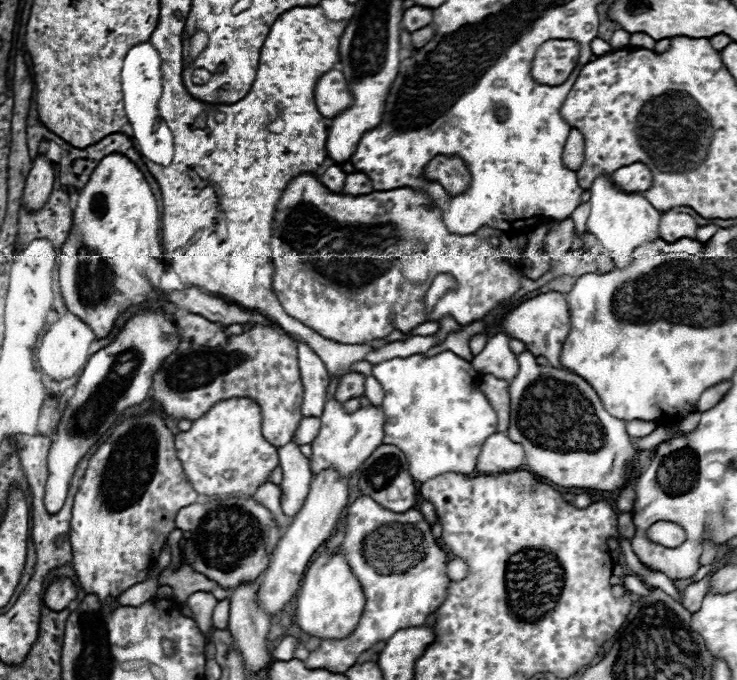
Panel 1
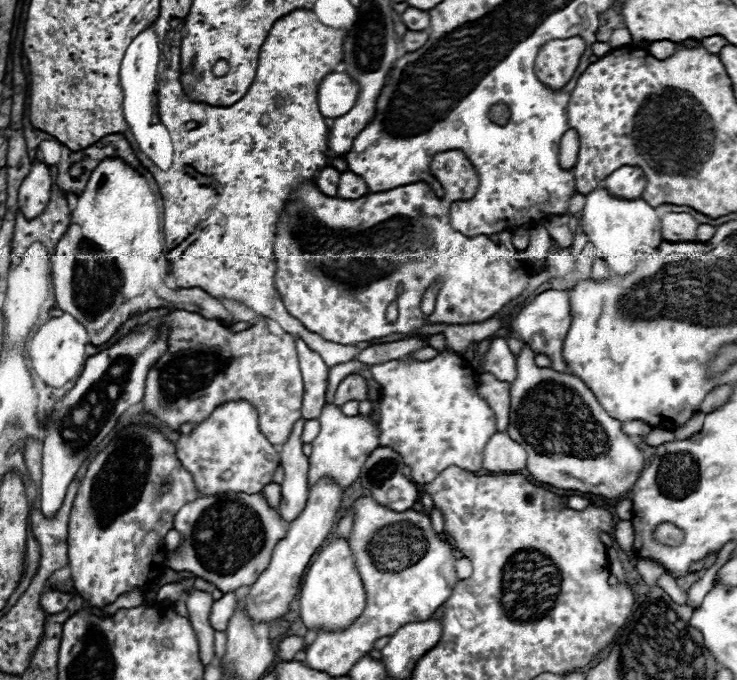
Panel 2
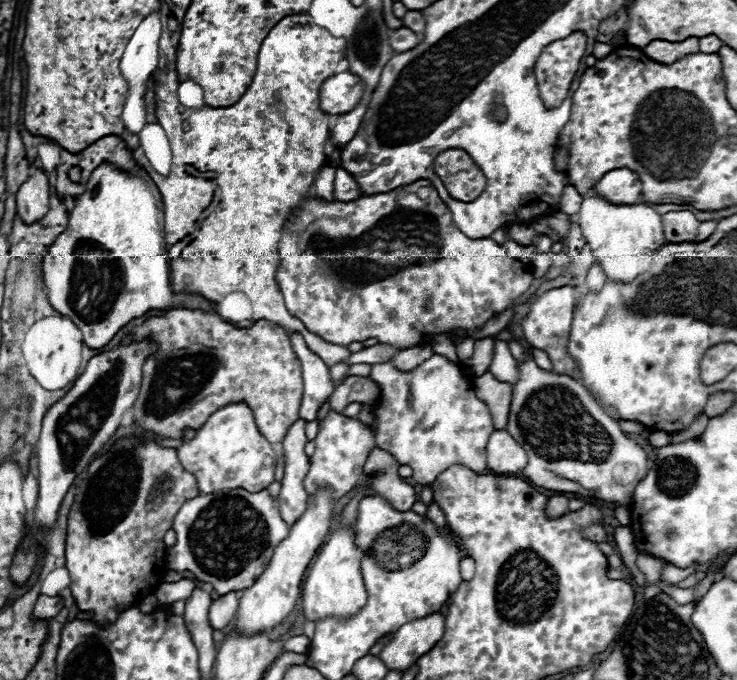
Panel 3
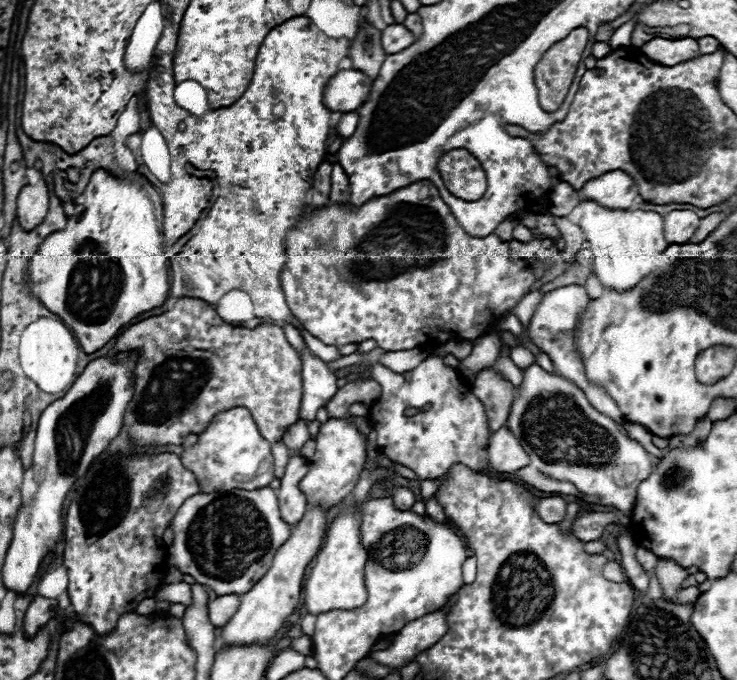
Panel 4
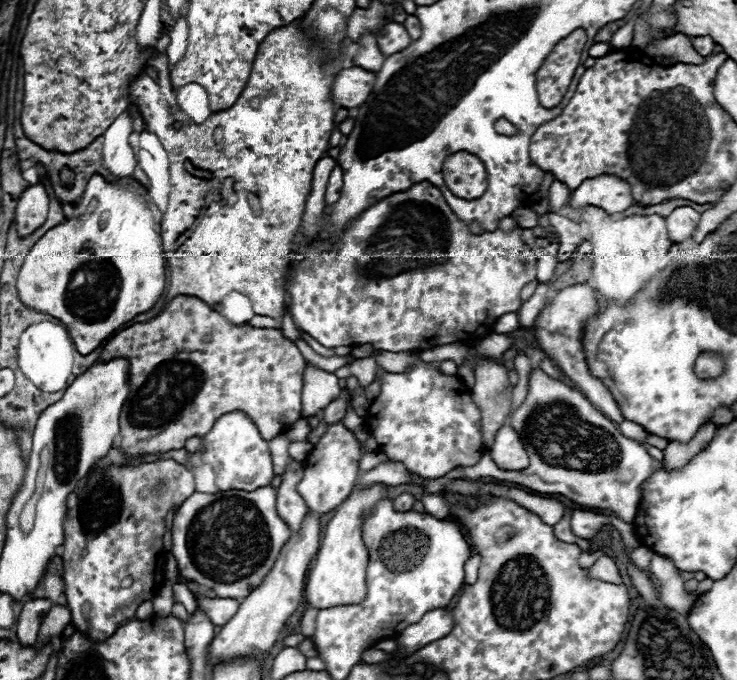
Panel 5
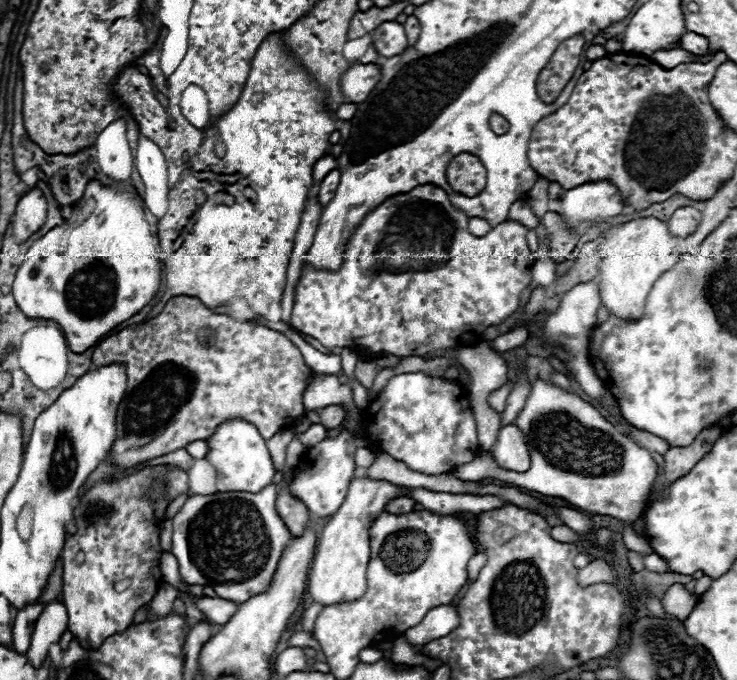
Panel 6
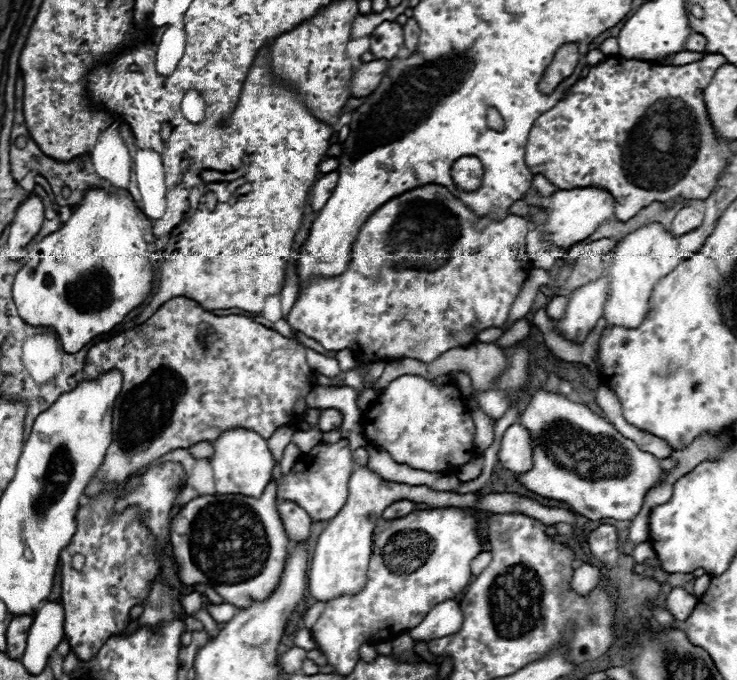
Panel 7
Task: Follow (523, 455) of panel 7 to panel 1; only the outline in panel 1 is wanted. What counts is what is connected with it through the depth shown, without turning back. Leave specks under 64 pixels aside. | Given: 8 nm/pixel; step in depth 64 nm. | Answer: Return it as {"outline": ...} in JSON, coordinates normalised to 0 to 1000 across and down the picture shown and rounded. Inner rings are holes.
{"outline":[[[670,635],[662,641],[651,659],[646,676],[646,694],[651,697],[681,697],[703,691],[711,682],[711,662],[706,653],[695,650],[684,635]]]}

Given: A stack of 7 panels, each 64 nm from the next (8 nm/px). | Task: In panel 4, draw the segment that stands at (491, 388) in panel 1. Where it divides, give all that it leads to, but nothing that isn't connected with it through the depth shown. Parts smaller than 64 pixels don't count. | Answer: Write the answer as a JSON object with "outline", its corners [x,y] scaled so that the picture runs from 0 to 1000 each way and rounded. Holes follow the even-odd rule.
{"outline":[[[657,541],[646,553],[643,571],[654,574],[654,582],[649,582],[649,588],[659,600],[665,635],[673,635],[681,626],[687,626],[687,618],[697,591],[697,568],[687,562],[678,550],[673,550],[668,541]]]}

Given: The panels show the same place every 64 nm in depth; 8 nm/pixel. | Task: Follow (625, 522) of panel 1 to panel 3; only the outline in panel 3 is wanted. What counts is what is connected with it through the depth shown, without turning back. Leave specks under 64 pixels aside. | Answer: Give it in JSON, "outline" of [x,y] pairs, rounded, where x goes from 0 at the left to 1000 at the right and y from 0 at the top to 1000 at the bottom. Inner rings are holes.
{"outline":[[[839,774],[833,779],[833,794],[836,794],[836,803],[841,809],[841,818],[847,824],[847,829],[855,835],[855,841],[860,844],[860,853],[866,859],[874,862],[874,847],[866,841],[863,835],[863,818],[866,818],[866,809],[863,809],[863,800],[860,800],[860,785],[858,785],[858,776],[855,774]]]}

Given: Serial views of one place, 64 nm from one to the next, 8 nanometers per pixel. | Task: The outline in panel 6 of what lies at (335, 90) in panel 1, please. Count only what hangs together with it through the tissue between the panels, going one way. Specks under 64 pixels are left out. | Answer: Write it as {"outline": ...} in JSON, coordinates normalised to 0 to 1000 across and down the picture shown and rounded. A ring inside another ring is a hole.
{"outline":[[[478,94],[461,115],[461,132],[467,150],[488,153],[499,144],[516,118],[516,100],[507,94]]]}

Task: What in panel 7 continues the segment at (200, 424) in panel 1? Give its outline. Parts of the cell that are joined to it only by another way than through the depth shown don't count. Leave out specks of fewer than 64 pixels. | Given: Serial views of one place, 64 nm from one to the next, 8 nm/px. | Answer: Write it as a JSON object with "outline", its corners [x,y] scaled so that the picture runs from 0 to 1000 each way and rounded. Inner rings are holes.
{"outline":[[[312,629],[299,644],[288,650],[290,671],[285,682],[290,688],[293,724],[296,726],[331,726],[331,729],[353,729],[361,712],[369,706],[372,674],[361,656],[361,647],[336,629]]]}

